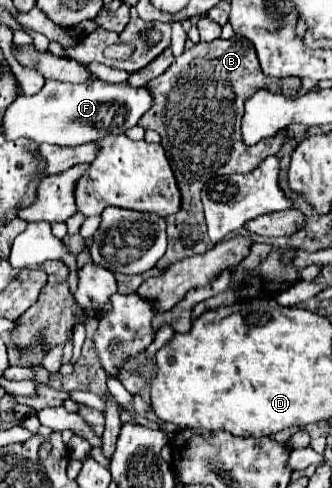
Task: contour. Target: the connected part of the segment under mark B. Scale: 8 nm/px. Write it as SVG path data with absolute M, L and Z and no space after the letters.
M232 36L230 40L218 38L208 44L198 42L194 48L184 50L178 58L174 58L162 76L150 80L148 88L154 96L154 104L150 112L138 120L138 126L156 130L162 136L160 144L166 150L182 192L180 212L166 218L168 250L162 260L158 260L158 268L162 270L166 264L174 264L194 254L204 254L214 246L206 234L200 202L202 184L218 174L252 172L266 156L278 154L288 138L288 128L284 128L278 136L270 136L270 140L260 140L258 144L246 148L240 132L244 102L258 88L268 88L270 92L286 96L298 96L298 88L284 88L280 80L264 76L260 64L256 62L254 46L250 40L238 36Z

